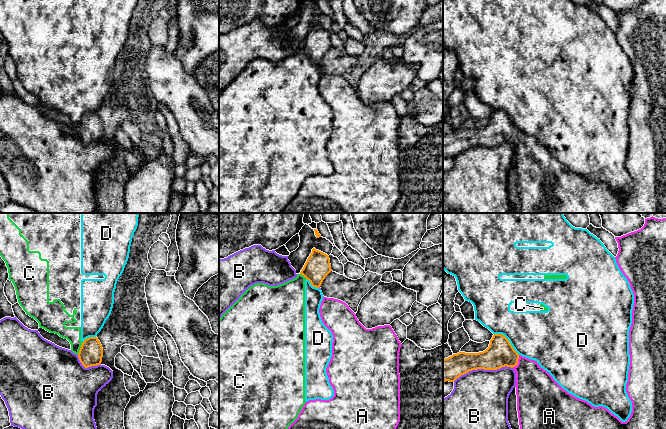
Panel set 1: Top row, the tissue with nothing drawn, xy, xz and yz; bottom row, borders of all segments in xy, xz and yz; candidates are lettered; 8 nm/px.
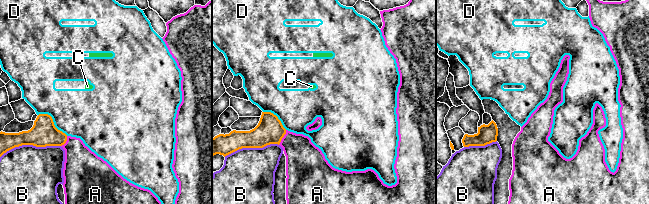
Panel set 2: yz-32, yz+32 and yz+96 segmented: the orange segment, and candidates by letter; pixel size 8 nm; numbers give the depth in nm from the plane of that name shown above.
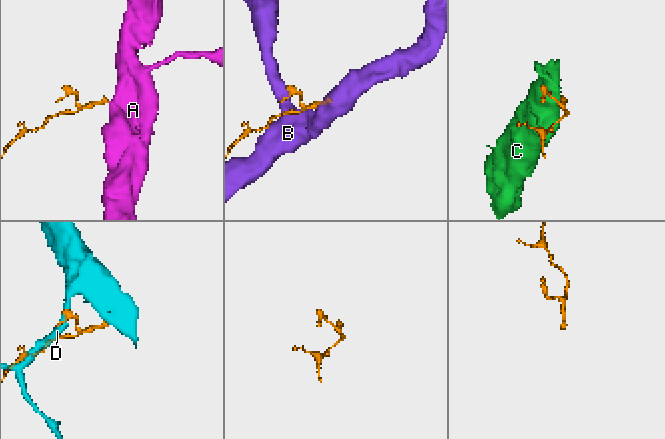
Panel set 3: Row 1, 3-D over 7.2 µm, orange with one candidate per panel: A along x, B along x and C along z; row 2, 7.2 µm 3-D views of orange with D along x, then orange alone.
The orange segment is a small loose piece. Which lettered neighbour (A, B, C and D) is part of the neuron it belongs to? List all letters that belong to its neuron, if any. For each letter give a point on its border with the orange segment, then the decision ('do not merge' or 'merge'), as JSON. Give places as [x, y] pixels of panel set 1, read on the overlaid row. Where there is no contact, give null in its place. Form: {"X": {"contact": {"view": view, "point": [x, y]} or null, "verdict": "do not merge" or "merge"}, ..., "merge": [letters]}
{"A": {"contact": {"view": "yz", "point": [517, 362]}, "verdict": "merge"}, "B": {"contact": {"view": "yz", "point": [482, 368]}, "verdict": "do not merge"}, "C": {"contact": {"view": "xy", "point": [80, 349]}, "verdict": "do not merge"}, "D": {"contact": {"view": "yz", "point": [508, 340]}, "verdict": "do not merge"}, "merge": ["A"]}

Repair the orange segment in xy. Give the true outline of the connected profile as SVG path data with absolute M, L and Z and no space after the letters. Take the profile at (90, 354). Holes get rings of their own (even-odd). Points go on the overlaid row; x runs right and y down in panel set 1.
M97 337L84 340L78 353L80 362L85 368L100 365L103 357L103 348Z

